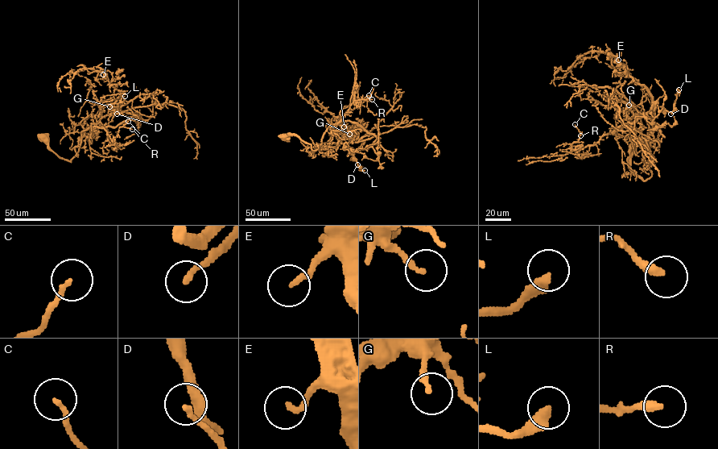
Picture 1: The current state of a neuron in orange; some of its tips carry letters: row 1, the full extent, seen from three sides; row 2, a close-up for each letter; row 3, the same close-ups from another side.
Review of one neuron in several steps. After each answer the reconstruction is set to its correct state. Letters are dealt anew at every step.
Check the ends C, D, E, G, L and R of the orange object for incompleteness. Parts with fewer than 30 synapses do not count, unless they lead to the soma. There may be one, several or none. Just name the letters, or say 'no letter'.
no letter

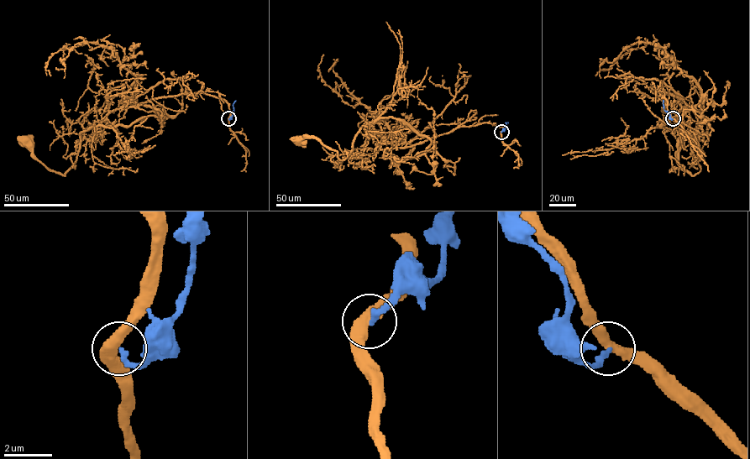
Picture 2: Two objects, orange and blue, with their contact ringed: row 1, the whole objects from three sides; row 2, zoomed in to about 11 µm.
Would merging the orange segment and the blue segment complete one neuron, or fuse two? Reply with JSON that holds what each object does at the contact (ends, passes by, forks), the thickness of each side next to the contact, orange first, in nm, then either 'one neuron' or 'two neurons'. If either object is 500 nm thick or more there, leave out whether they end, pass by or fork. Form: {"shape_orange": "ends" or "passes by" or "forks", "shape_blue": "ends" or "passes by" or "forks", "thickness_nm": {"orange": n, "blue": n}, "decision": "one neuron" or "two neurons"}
{"shape_orange": "passes by", "shape_blue": "ends", "thickness_nm": {"orange": 460, "blue": 240}, "decision": "two neurons"}

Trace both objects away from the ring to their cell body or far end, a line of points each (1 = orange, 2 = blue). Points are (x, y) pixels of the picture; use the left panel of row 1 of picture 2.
1: (228, 118), (228, 104), (203, 93), (115, 109), (80, 133), (76, 160), (65, 175), (43, 164), (25, 142)
2: (228, 118), (236, 101)

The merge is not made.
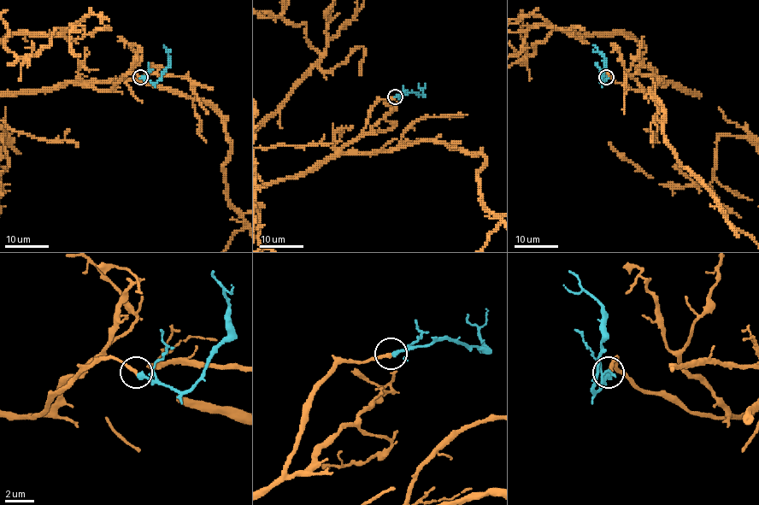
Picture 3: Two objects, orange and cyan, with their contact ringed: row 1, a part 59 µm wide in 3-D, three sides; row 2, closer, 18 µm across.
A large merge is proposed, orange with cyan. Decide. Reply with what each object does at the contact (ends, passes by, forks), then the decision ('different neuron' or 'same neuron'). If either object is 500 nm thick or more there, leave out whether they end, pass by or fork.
orange ends; cyan ends; same neuron

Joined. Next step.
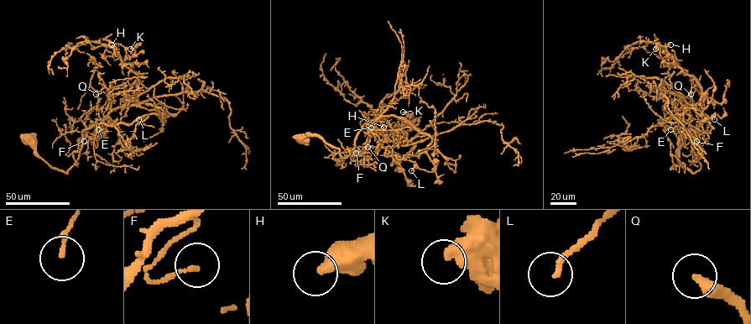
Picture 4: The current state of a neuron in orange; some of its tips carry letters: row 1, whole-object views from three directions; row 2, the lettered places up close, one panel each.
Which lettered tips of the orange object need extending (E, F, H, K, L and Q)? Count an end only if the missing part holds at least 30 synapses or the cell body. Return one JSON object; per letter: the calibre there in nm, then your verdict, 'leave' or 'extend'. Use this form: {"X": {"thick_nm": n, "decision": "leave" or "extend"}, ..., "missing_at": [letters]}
{"E": {"thick_nm": 130, "decision": "leave"}, "F": {"thick_nm": 130, "decision": "leave"}, "H": {"thick_nm": 550, "decision": "leave"}, "K": {"thick_nm": 550, "decision": "leave"}, "L": {"thick_nm": 170, "decision": "leave"}, "Q": {"thick_nm": 380, "decision": "leave"}, "missing_at": []}

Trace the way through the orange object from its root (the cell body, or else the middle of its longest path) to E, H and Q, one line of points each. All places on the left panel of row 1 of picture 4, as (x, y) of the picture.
E: (28, 139), (41, 159), (67, 173), (79, 156), (82, 132), (95, 125), (98, 125), (98, 129)
H: (28, 139), (67, 173), (84, 129), (159, 114), (127, 93), (141, 75), (123, 63), (125, 49), (112, 44)
Q: (28, 139), (41, 159), (67, 173), (81, 147), (86, 125), (81, 117), (96, 105), (96, 94)

